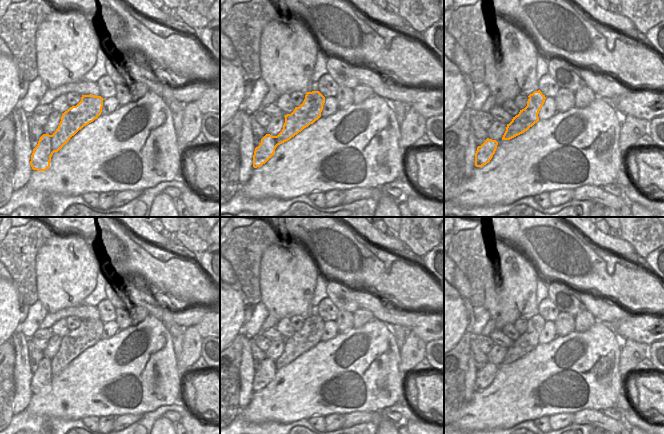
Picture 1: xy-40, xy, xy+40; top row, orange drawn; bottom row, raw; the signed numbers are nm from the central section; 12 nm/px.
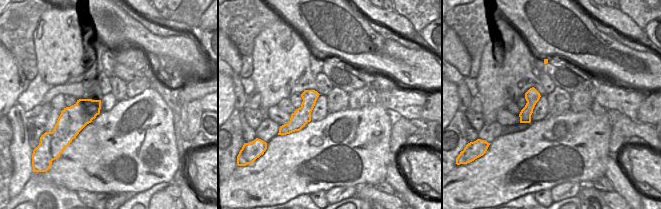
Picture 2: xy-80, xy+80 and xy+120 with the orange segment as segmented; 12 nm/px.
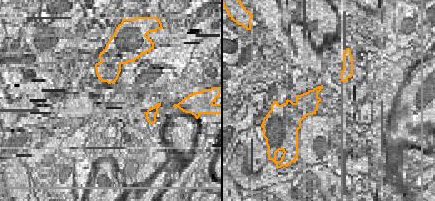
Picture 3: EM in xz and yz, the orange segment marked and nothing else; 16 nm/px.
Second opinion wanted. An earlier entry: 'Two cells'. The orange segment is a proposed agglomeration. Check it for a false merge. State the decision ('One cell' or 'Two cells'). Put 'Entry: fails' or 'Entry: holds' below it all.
Two cells.
Entry: holds

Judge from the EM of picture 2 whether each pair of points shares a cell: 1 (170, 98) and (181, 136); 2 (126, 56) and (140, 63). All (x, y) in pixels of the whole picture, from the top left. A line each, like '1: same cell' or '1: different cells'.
1: same cell
2: same cell

